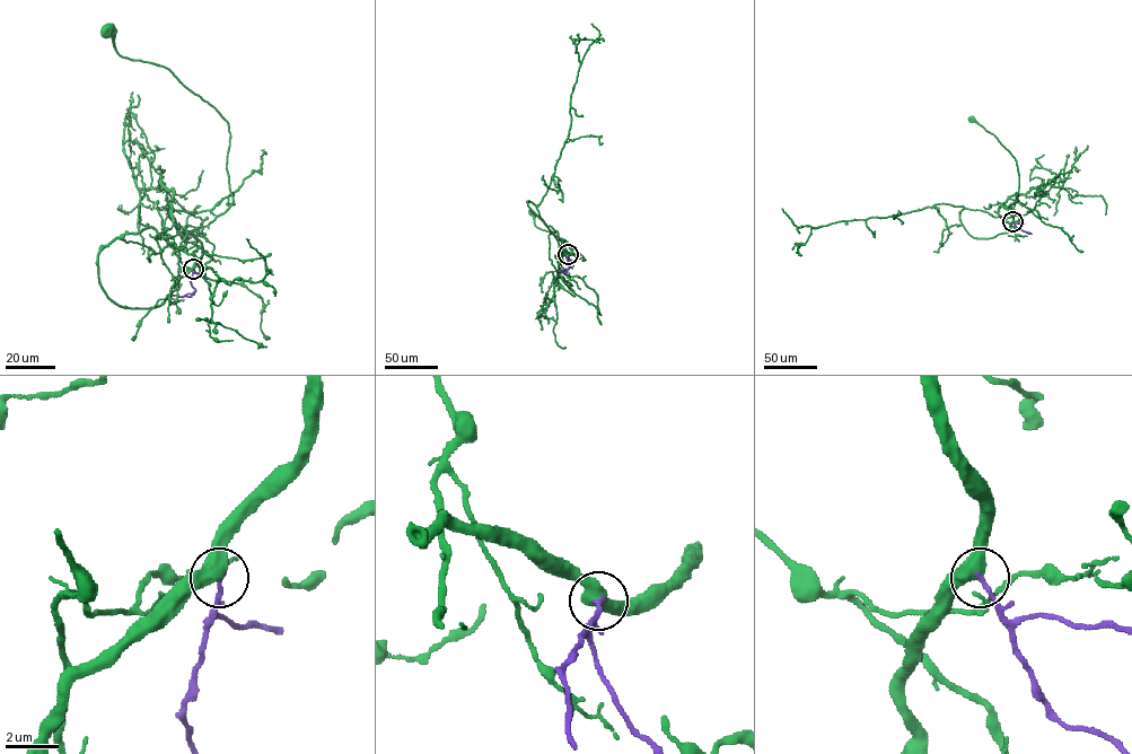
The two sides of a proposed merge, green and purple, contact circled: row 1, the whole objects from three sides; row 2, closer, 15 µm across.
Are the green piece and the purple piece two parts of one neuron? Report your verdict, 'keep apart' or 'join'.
keep apart

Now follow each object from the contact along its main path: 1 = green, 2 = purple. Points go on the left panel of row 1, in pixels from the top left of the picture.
1: (193, 268), (202, 250), (195, 236), (233, 201), (227, 169), (228, 123), (168, 69), (121, 57), (106, 32)
2: (193, 268), (191, 283), (194, 294), (168, 296)

